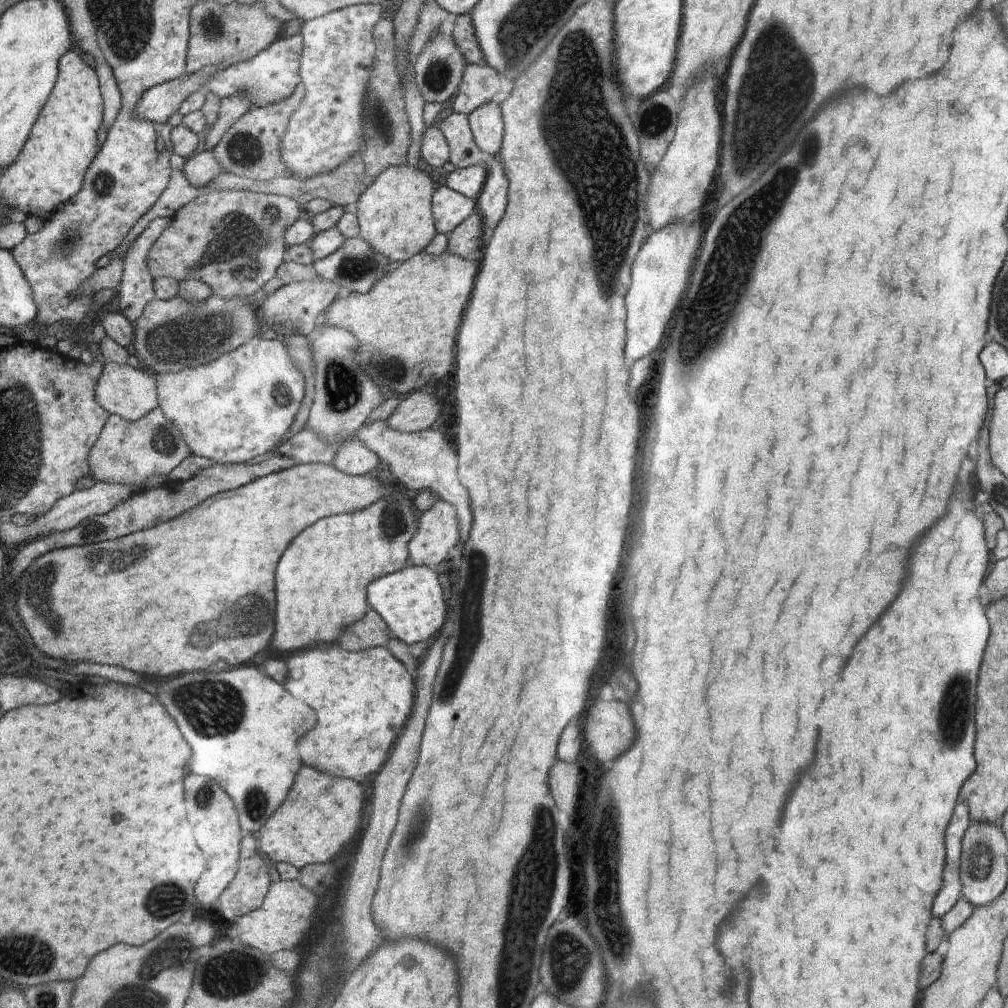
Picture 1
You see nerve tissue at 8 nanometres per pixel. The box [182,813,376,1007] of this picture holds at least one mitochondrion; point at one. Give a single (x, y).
(230, 974)

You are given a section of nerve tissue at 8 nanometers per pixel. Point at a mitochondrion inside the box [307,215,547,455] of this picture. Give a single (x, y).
(343, 390)

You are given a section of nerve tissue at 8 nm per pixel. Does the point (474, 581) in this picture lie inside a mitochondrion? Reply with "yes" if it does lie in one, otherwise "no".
yes

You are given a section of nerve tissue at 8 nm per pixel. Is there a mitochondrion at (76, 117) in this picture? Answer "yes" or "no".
no

